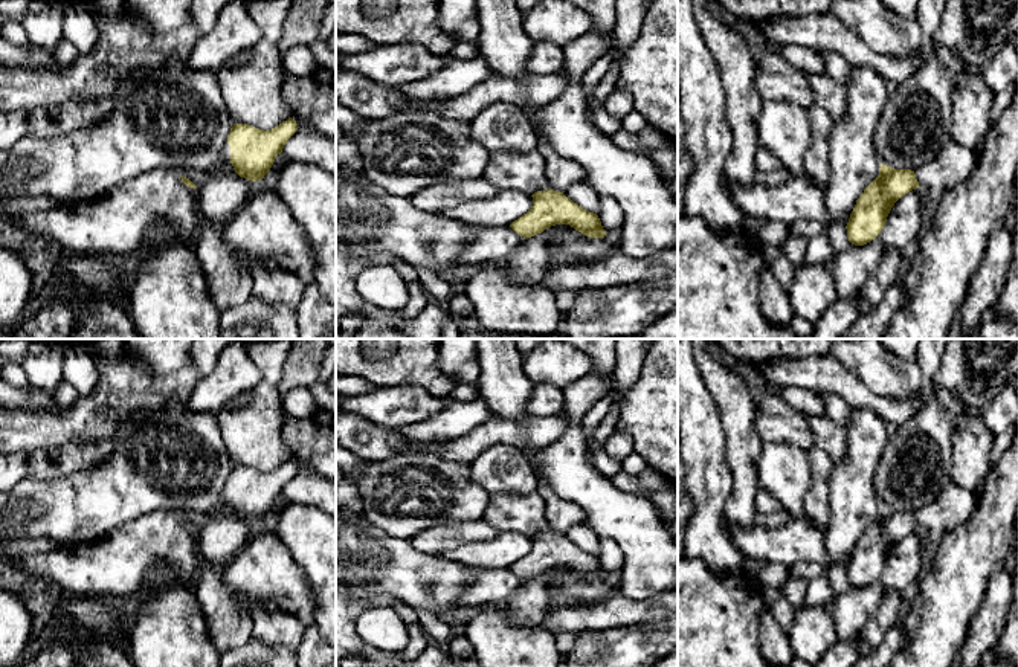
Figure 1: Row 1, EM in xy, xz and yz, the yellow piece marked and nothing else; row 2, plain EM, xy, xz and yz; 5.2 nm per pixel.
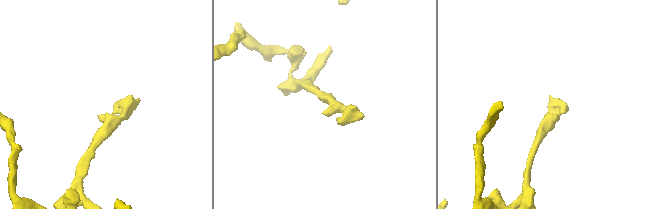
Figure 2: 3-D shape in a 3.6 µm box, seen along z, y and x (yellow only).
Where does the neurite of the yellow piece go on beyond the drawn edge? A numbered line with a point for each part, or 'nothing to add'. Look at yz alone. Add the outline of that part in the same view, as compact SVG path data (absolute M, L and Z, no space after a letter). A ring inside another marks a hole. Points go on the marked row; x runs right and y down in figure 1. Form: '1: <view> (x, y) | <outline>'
nothing to add

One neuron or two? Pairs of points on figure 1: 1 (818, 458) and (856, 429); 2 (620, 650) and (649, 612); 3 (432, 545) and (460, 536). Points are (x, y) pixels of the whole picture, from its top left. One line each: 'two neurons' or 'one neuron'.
1: two neurons
2: two neurons
3: one neuron

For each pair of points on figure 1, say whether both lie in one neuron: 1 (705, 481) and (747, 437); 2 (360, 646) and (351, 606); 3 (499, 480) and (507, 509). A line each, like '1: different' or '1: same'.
1: different
2: same
3: different

